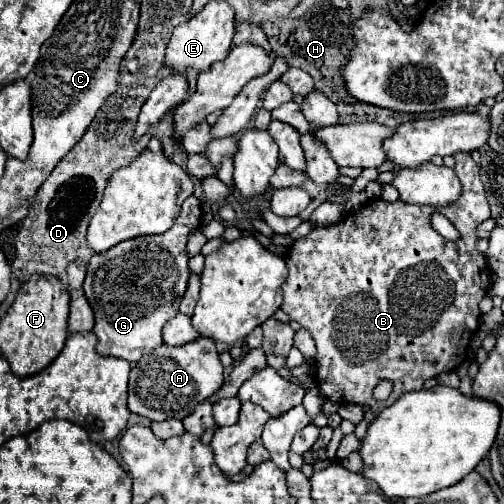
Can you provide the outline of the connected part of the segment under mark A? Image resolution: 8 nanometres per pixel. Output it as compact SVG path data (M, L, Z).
M198 337L182 347L160 345L152 355L146 355L130 371L128 409L130 413L148 417L150 421L184 419L192 409L212 397L224 383L224 367L216 343L208 337Z

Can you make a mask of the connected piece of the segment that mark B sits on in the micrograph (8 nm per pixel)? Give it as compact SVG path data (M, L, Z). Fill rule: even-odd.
M456 153L452 157L456 161L454 173L462 183L462 195L456 203L438 207L438 213L446 215L460 231L460 241L446 241L434 231L430 217L436 207L372 199L362 211L348 215L332 227L314 227L290 247L286 257L290 275L282 287L281 309L312 333L316 343L316 381L320 391L334 403L370 405L378 415L402 393L420 391L426 379L454 371L466 357L472 333L480 327L478 303L490 285L488 263L476 249L476 227L490 217L490 205L480 181L480 167L470 153ZM380 379L388 379L394 385L384 403L372 399L372 389Z

